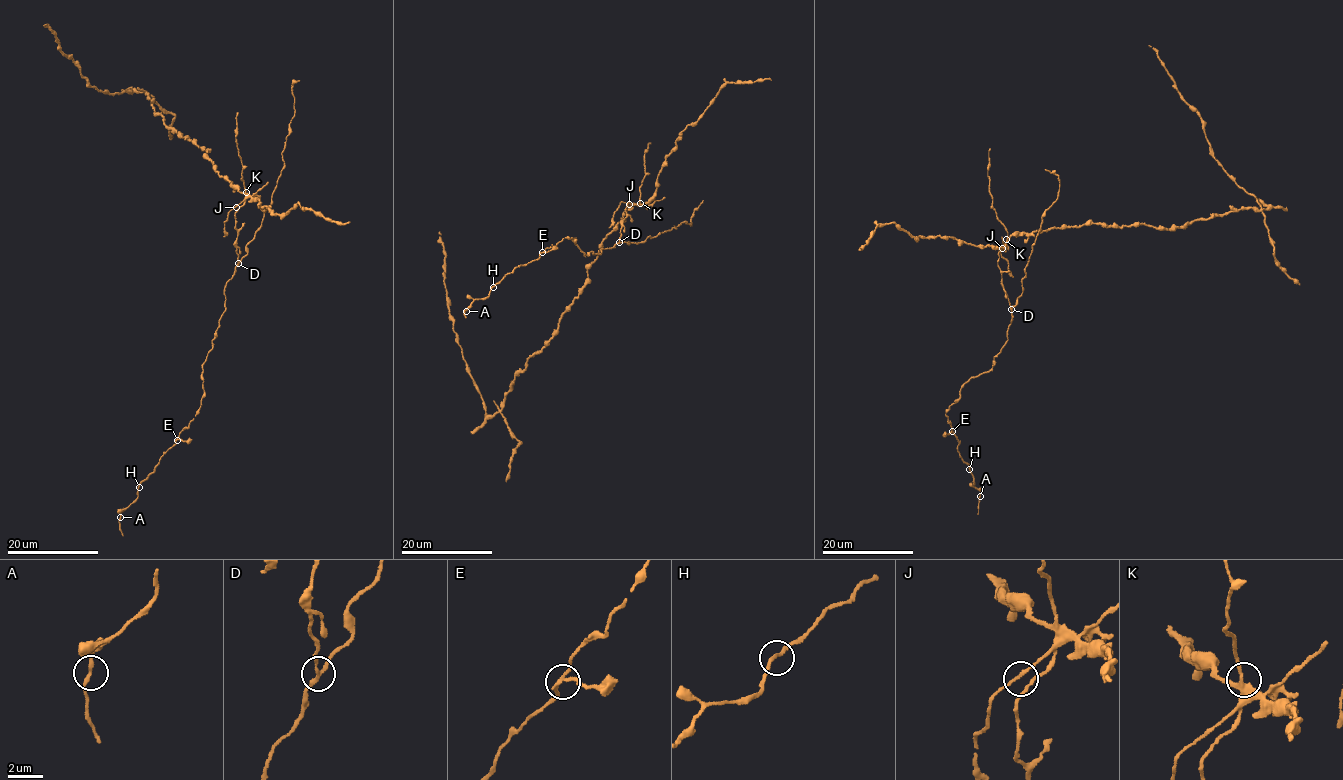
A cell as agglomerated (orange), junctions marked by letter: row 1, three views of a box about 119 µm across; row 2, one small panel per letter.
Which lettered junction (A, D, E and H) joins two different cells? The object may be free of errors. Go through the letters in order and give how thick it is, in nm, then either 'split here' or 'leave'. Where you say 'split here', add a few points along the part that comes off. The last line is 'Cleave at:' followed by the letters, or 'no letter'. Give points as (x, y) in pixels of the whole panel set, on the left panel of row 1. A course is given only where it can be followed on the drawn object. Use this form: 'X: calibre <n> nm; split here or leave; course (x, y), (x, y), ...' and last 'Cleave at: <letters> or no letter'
A: calibre 170 nm; leave
D: calibre 150 nm; split here; course (239, 263), (235, 212), (245, 198), (207, 150), (164, 123), (149, 92), (89, 85), (44, 25)
E: calibre 160 nm; leave
H: calibre 170 nm; leave
Cleave at: D

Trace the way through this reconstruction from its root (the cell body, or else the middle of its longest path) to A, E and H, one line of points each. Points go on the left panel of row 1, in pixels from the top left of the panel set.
A: (226, 180), (245, 196), (235, 213), (238, 264), (202, 365), (200, 409), (120, 517)
E: (226, 180), (245, 196), (235, 213), (238, 264), (224, 288), (225, 312), (202, 365), (200, 409), (177, 440)
H: (226, 180), (245, 196), (235, 213), (238, 264), (224, 288), (225, 312), (202, 365), (201, 405), (139, 487)

